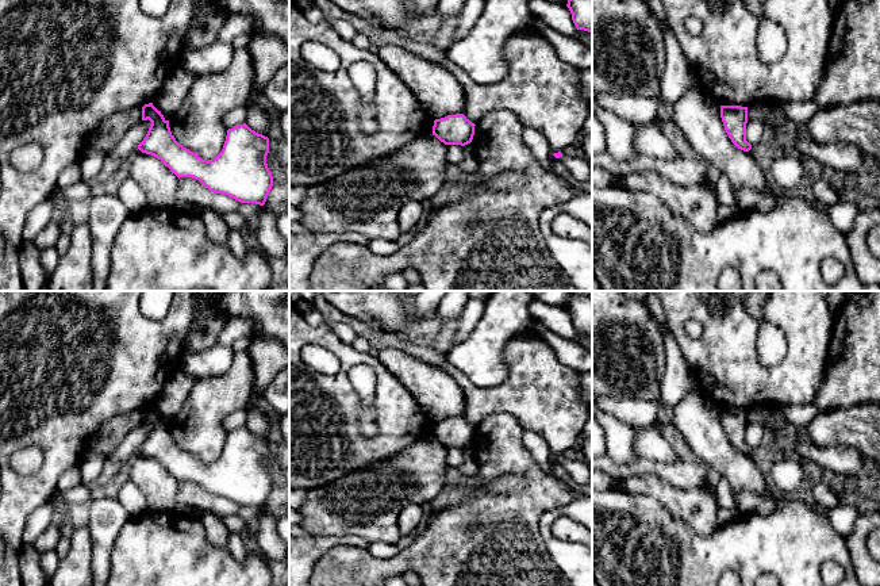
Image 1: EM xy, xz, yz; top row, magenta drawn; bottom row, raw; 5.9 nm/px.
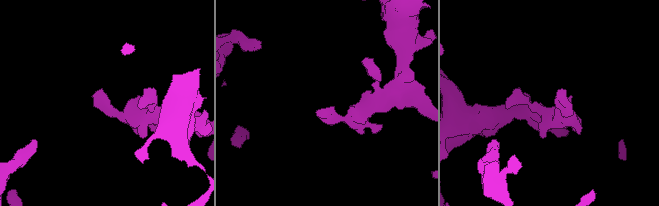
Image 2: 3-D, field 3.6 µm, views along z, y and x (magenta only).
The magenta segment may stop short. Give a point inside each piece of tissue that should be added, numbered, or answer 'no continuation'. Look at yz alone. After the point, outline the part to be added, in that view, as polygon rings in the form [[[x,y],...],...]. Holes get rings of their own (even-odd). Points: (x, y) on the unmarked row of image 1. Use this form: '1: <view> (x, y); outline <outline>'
no continuation

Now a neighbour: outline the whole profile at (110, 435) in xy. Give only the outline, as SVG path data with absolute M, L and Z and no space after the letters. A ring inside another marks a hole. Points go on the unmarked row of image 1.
M120 414L104 422L87 440L85 452L101 453L109 456L124 437L142 424L142 415Z

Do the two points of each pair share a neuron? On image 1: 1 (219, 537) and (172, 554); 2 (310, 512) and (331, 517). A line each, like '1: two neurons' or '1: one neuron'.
1: two neurons
2: one neuron

